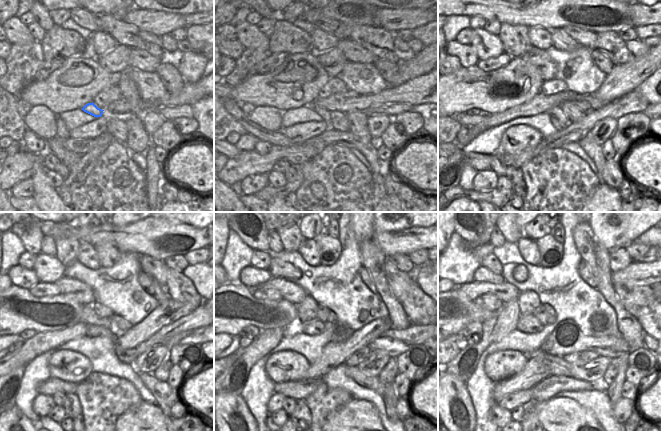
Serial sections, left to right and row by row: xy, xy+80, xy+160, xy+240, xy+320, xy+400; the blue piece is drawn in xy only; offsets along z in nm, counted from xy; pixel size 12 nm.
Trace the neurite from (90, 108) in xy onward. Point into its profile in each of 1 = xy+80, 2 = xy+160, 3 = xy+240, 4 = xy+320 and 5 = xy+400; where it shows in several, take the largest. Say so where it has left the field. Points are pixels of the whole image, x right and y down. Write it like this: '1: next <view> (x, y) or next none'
1: next xy+80 (325, 114)
2: next xy+160 (554, 121)
3: next xy+240 (128, 356)
4: next xy+320 (358, 357)
5: next xy+400 (586, 355)

